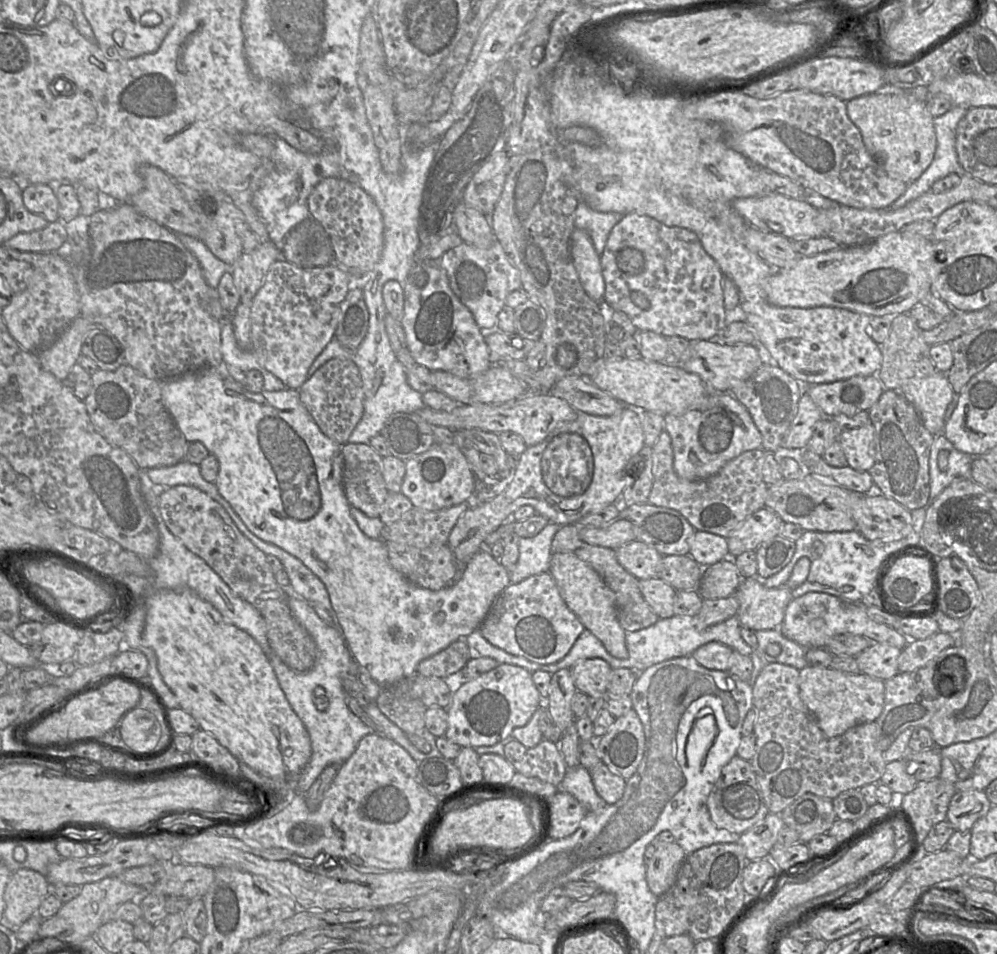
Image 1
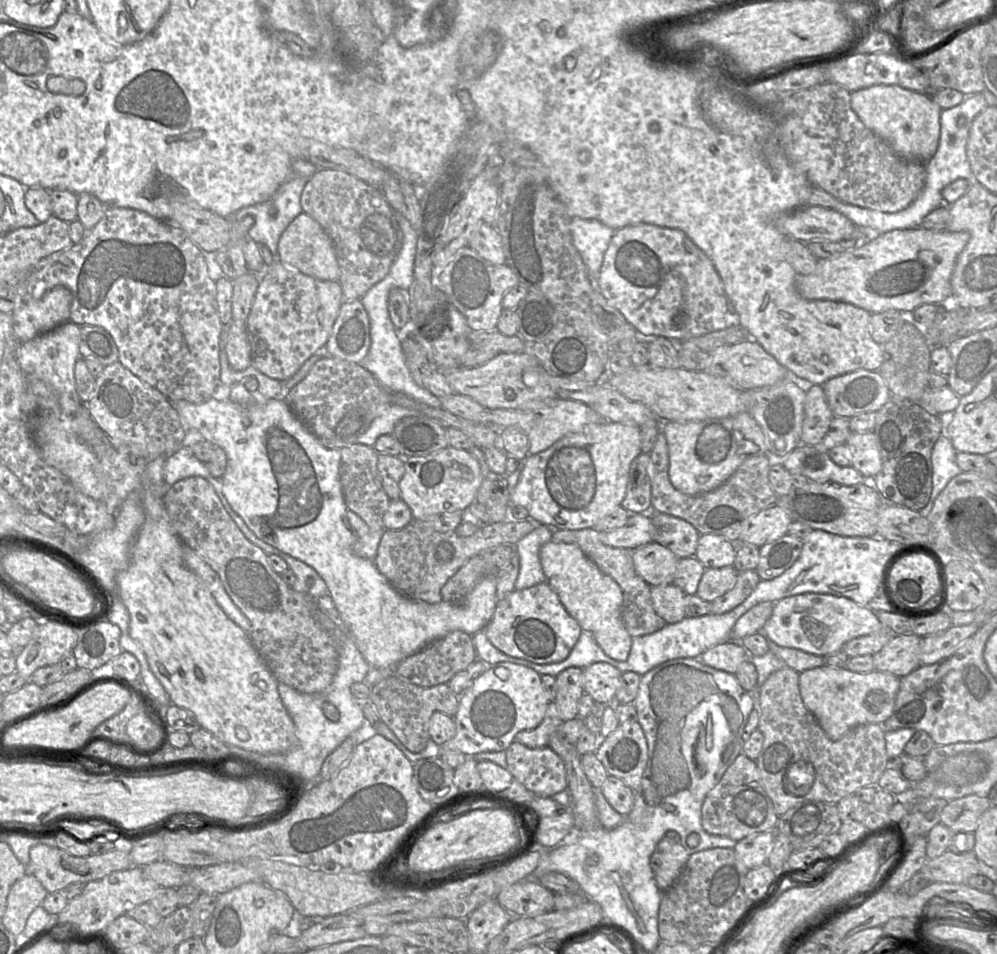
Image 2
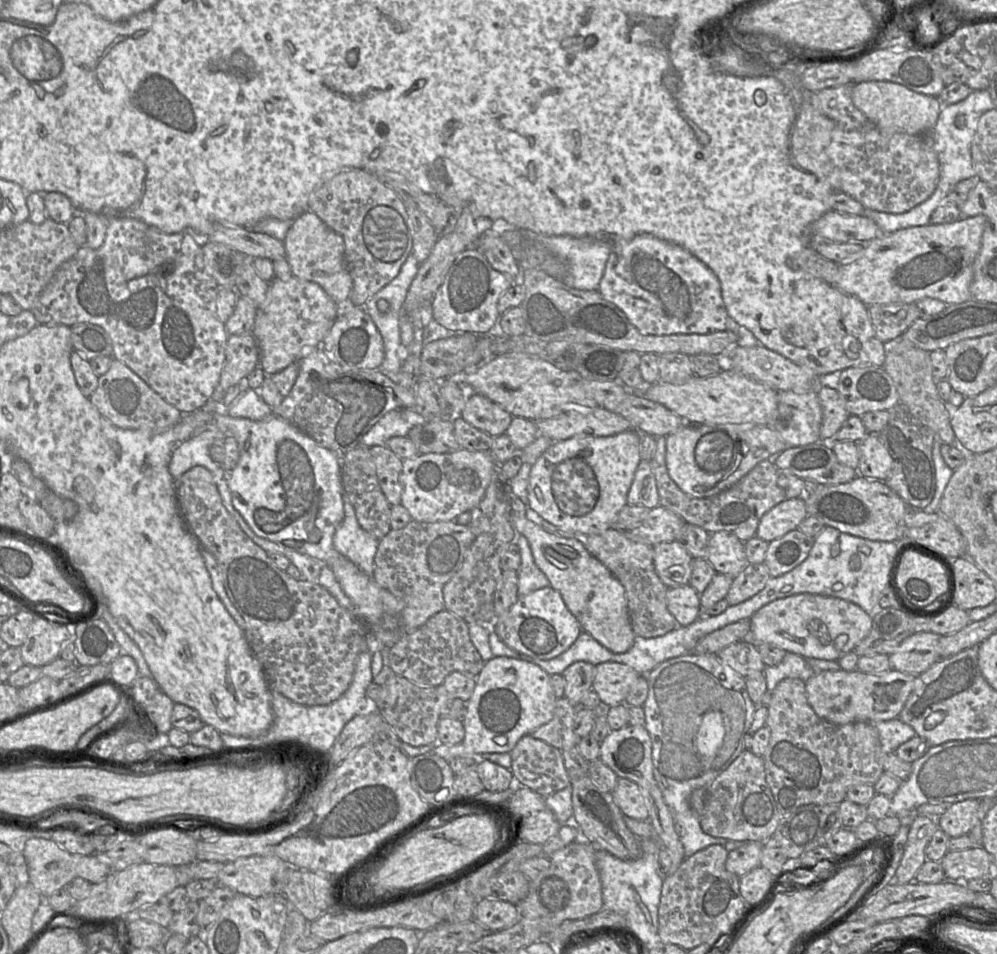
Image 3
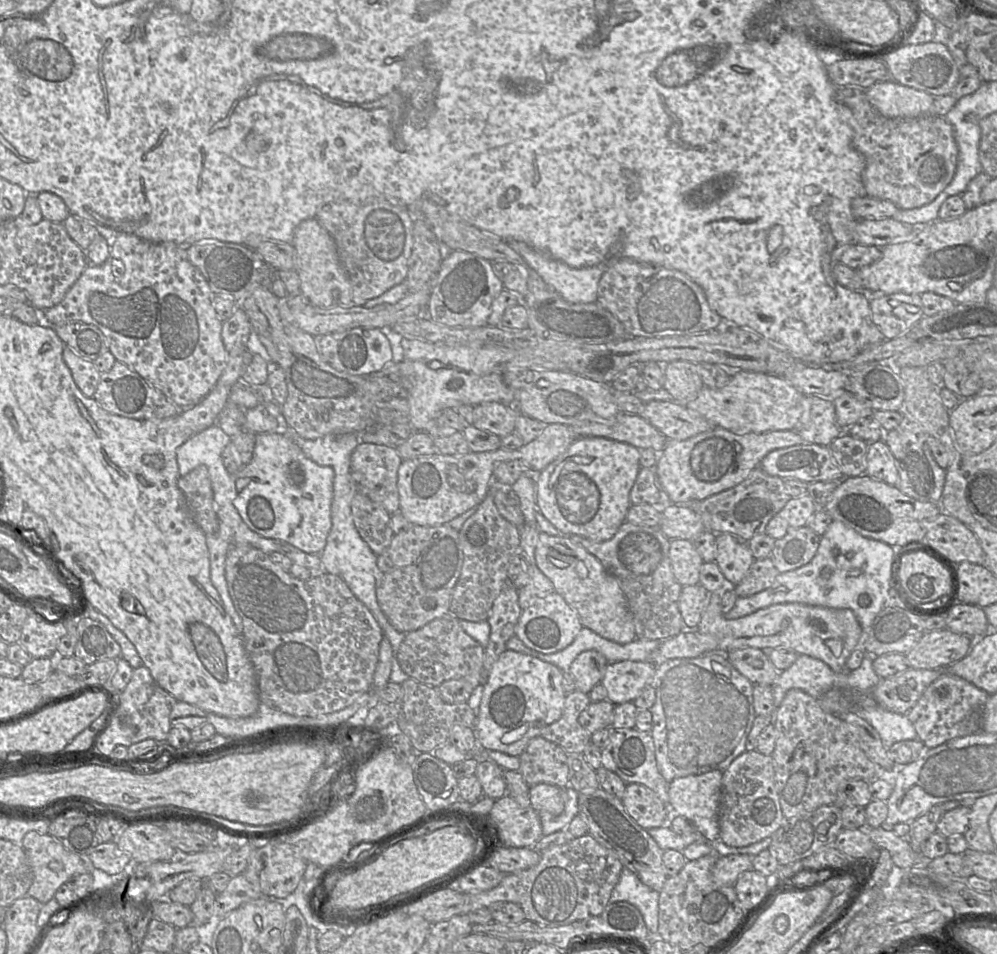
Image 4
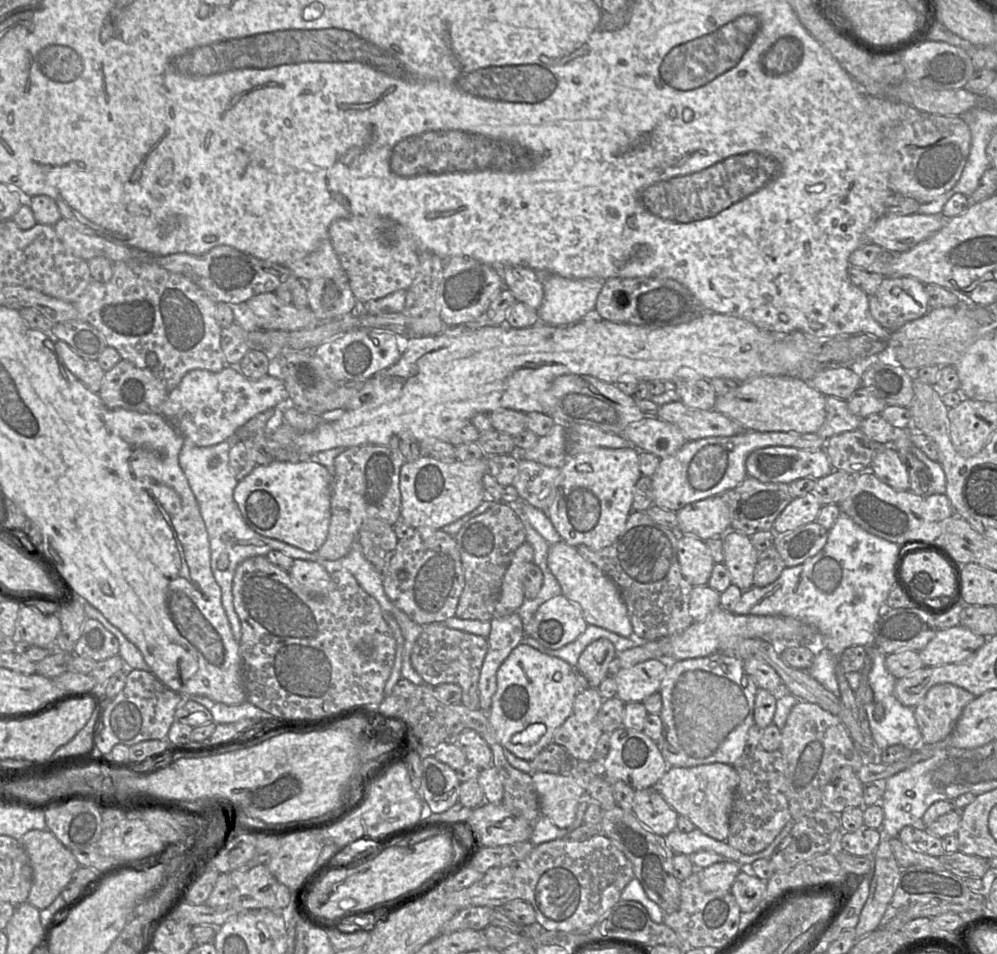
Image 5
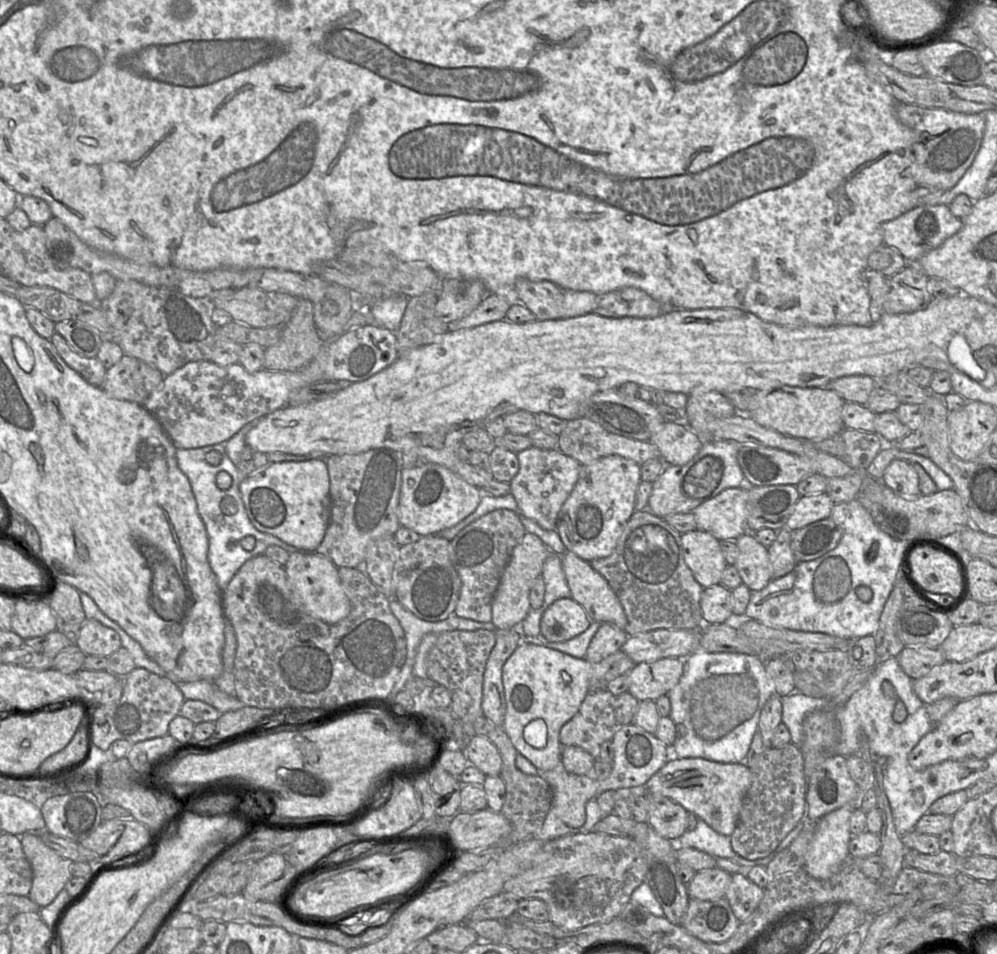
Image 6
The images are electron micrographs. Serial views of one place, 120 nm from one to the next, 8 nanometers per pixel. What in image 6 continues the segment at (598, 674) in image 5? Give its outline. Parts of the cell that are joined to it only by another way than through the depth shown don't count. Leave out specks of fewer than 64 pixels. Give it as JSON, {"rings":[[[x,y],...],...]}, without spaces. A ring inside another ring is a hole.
{"rings":[[[609,622],[601,623],[593,636],[585,659],[592,663],[598,663],[606,657],[621,650],[628,635],[623,629]]]}

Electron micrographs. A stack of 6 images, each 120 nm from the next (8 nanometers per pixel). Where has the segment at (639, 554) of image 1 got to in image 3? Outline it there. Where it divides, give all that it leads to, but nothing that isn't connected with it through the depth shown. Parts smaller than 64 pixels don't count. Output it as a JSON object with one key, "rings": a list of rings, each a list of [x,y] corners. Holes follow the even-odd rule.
{"rings":[[[678,541],[654,545],[653,560],[658,577],[668,588],[689,584],[693,557]]]}

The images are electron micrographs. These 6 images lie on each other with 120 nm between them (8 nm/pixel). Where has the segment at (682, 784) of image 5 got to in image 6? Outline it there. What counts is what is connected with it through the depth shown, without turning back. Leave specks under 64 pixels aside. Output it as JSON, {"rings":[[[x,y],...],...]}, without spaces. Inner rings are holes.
{"rings":[[[671,754],[665,765],[645,784],[646,794],[659,794],[680,804],[716,832],[731,836],[742,809],[752,775],[745,762],[719,763],[704,758],[678,758]]]}

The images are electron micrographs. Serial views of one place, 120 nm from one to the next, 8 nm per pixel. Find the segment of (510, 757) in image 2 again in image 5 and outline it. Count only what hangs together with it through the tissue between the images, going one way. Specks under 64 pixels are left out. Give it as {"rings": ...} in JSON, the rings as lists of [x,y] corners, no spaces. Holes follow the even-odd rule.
{"rings":[[[551,742],[529,763],[533,773],[572,775],[574,761],[564,747]]]}

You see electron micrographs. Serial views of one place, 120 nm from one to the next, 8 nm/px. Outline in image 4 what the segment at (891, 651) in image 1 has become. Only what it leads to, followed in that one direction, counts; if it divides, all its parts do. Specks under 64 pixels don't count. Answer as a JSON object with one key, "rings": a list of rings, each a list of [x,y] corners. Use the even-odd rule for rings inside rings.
{"rings":[[[948,628],[925,633],[918,644],[906,653],[909,668],[936,669],[963,659],[971,650],[974,639]]]}

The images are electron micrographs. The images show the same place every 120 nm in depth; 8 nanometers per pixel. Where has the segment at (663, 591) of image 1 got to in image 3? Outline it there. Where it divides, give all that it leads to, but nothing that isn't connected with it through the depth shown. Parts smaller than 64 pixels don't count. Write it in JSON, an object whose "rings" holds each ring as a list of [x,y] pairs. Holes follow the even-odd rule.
{"rings":[[[689,584],[668,588],[666,602],[678,626],[688,626],[701,617],[700,594]]]}

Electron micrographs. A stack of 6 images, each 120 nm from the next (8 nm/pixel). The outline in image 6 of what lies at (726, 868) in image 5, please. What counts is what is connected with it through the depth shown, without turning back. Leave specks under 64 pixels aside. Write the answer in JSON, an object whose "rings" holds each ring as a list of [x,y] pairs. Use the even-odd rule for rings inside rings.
{"rings":[[[719,867],[697,871],[687,884],[689,898],[713,901],[725,897],[731,879],[732,874]]]}

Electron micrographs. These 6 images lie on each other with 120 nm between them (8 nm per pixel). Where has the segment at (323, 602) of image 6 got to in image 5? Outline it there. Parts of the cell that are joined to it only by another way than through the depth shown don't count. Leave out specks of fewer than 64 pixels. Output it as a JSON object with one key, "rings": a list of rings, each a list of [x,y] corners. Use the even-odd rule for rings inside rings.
{"rings":[[[294,559],[289,573],[311,595],[324,595],[328,590],[331,574],[318,561]]]}

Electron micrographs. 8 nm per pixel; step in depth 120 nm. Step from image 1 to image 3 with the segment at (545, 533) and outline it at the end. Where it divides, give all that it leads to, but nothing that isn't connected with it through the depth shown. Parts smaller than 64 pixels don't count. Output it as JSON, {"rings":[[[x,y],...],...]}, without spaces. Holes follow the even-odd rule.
{"rings":[[[518,535],[515,543],[519,547],[521,556],[521,564],[518,570],[517,598],[549,587],[548,579],[534,562],[528,540],[524,536]]]}

